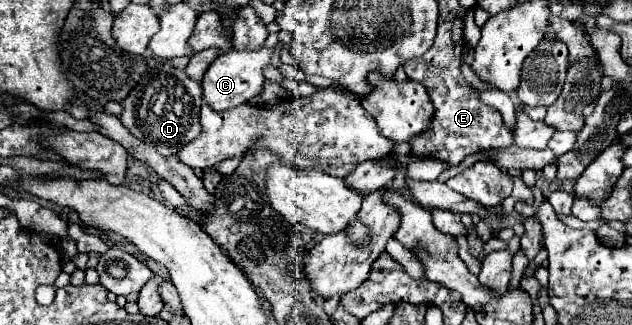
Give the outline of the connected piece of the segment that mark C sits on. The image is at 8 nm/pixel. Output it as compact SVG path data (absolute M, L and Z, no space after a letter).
M261 48L259 52L251 52L251 50L227 50L223 52L205 72L201 88L203 88L203 100L213 108L213 110L231 110L247 100L251 100L253 96L257 96L263 90L263 68L271 62L273 50Z

